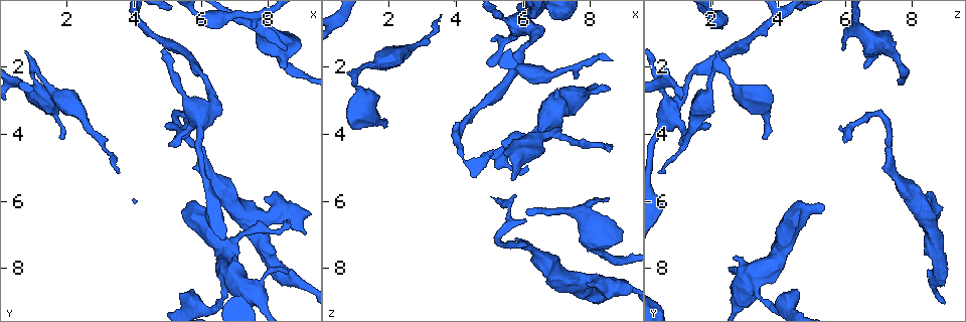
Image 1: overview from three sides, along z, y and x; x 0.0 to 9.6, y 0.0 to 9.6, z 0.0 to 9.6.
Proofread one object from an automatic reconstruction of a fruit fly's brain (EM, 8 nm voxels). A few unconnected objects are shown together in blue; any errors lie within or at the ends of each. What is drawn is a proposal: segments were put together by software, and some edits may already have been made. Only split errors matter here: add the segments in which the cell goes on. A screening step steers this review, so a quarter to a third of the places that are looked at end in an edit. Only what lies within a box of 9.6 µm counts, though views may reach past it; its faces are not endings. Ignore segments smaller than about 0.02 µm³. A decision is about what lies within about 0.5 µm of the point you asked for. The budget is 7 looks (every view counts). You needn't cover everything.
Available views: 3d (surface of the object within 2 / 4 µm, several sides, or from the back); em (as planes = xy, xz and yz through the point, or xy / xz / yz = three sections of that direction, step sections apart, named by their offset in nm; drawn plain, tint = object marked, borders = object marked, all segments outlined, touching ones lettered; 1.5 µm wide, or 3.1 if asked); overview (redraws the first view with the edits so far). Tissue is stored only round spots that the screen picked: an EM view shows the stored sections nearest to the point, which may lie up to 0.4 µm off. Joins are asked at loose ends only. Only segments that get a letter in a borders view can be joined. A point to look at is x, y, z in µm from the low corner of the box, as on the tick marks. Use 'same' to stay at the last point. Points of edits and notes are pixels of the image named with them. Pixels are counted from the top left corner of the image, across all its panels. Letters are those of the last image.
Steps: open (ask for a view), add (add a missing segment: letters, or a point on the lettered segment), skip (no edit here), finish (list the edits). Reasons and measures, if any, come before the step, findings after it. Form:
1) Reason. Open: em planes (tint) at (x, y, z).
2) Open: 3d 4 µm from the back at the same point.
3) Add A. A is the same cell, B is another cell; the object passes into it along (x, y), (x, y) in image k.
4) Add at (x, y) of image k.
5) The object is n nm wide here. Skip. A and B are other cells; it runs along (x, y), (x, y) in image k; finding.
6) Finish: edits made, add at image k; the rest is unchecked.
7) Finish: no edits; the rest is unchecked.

Open: em xz step 8 (tint) at (8.20, 5.75, 8.60).

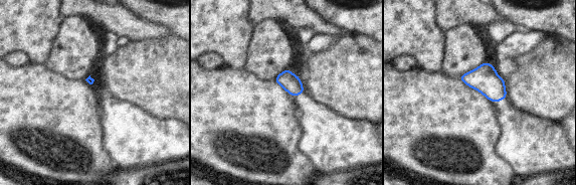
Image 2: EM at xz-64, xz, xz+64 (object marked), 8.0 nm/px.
Open: em planes (borders) at the same point.

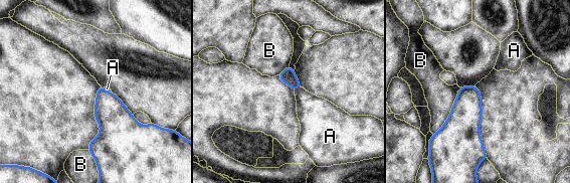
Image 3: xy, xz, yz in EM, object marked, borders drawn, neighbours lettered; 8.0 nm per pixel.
Add A. A is the same cell, B is another cell; the object passes into it along (288, 75), (298, 87), (315, 114) in image 3; the cell continues.

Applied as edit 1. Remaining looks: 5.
See it whole again. Open: overview.

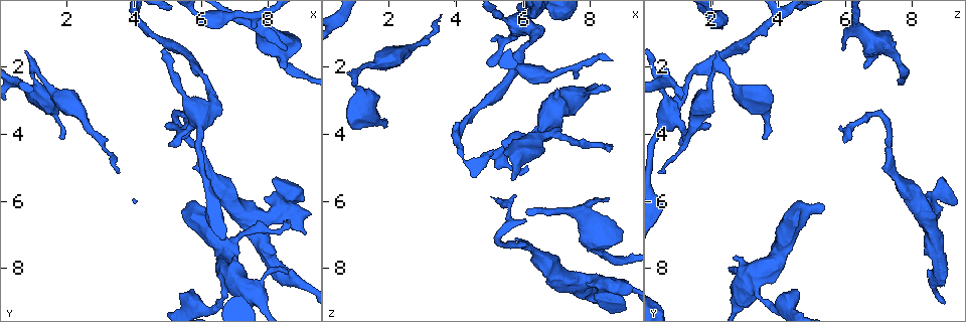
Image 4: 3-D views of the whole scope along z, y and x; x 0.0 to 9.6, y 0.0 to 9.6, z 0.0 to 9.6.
Branch stops here. Open: 3d 4 µm at (5.05, 4.25, 1.20).

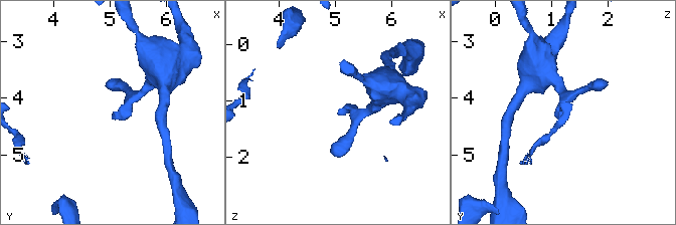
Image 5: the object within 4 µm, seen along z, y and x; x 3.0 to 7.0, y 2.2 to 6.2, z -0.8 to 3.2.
Shape alone is not enough. Open: em planes (borders) at (5.05, 4.20, 1.25).

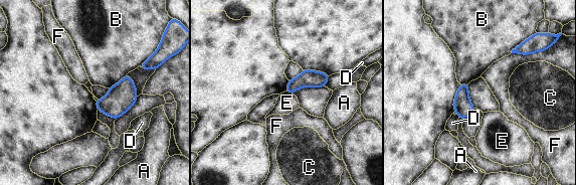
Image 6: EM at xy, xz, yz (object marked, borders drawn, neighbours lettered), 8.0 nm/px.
The object is 100 nm wide here. Skip. A, B, C, D, E and F are other cells; a border runs along (285, 91), (292, 94) in image 6; no lettered segment goes on from it.

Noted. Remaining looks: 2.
Finish: edits made, add at image 3; the rest is unchecked.

